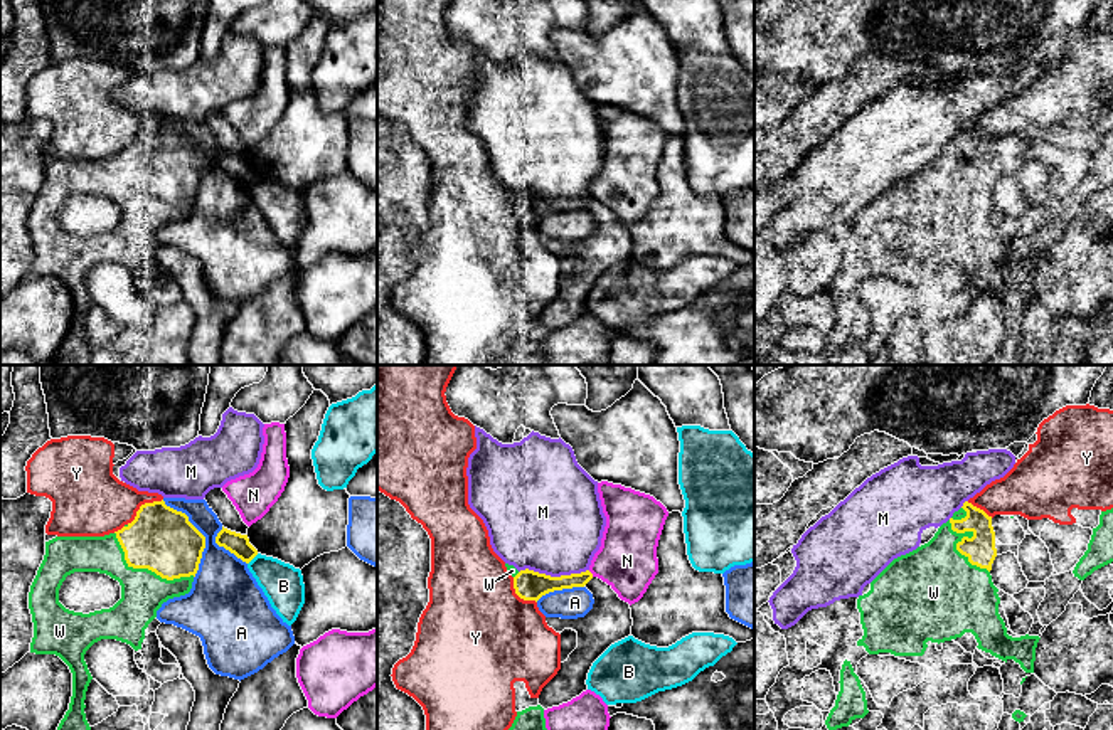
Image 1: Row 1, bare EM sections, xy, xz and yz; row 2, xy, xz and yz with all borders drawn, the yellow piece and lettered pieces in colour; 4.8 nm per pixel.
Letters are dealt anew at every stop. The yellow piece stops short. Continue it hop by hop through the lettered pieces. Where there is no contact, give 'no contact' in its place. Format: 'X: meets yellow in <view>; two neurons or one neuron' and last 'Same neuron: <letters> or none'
A: meets yellow in xy; two neurons
B: meets yellow in xy; two neurons
M: meets yellow in xz; two neurons
N: meets yellow in xz; two neurons
W: meets yellow in yz; one neuron
Y: meets yellow in xy; two neurons
Same neuron: W

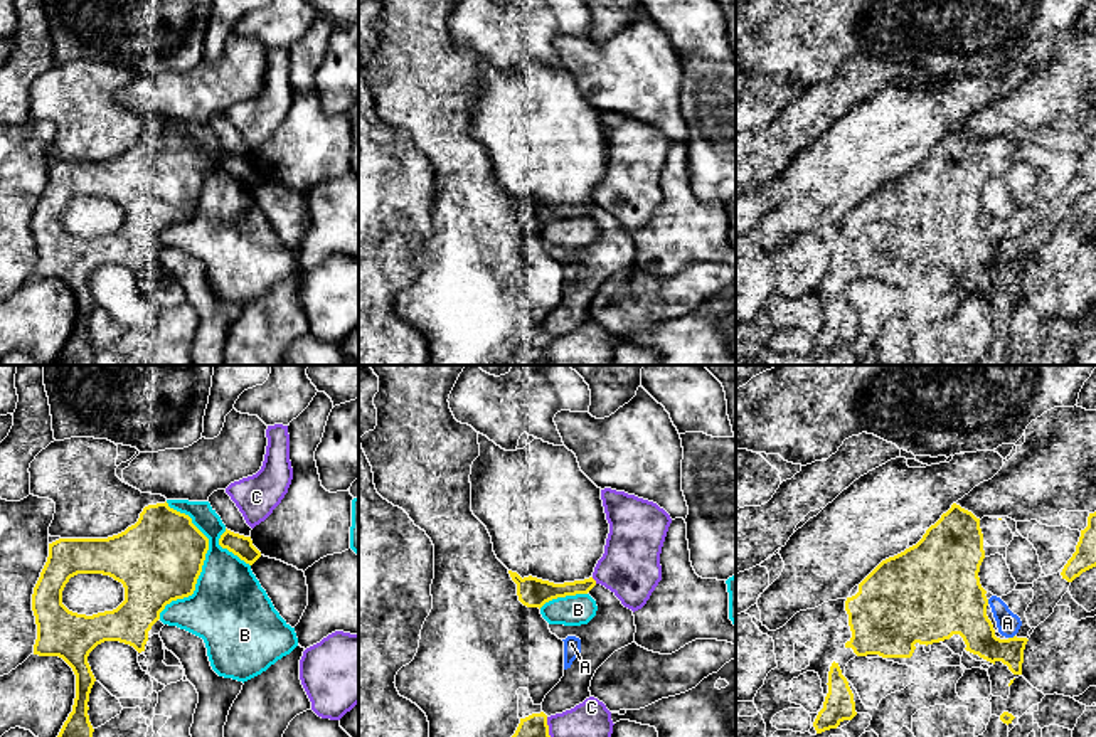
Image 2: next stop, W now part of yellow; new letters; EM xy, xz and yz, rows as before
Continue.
A: meets yellow in yz; one neuron
B: meets yellow in xy; two neurons
C: meets yellow in xz; two neurons
Same neuron: A

